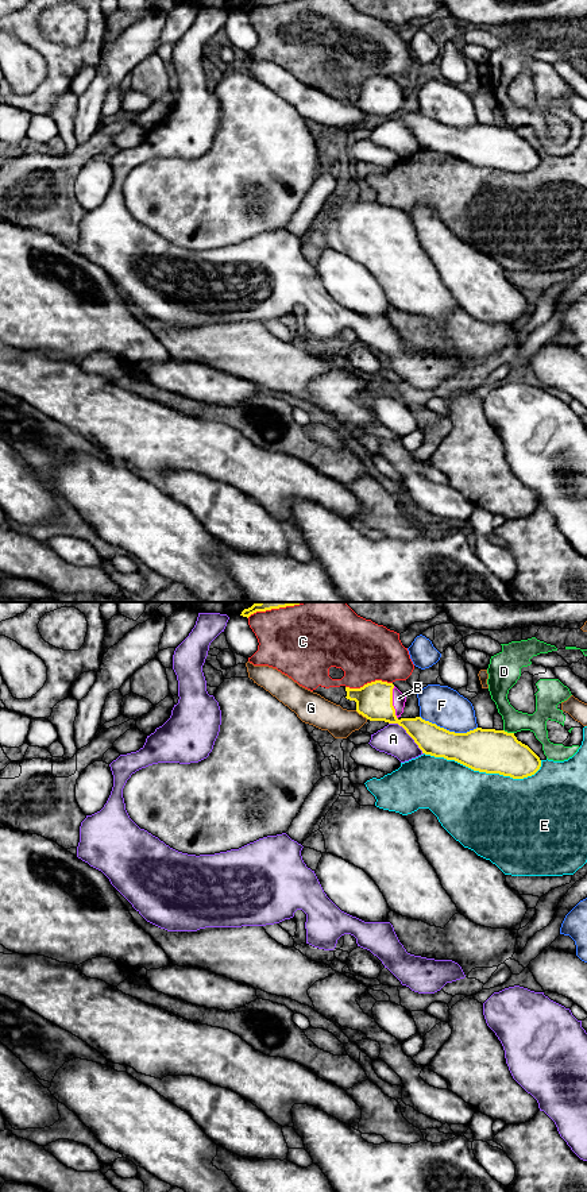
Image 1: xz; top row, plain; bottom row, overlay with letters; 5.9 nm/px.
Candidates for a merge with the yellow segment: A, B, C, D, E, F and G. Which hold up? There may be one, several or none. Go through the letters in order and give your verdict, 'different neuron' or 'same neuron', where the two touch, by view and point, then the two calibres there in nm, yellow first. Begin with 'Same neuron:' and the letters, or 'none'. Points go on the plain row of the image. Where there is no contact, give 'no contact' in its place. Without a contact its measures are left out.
Same neuron: B
A: different neuron; contact xz (408, 128); calibres 190 and 180 nm
B: same neuron; contact xz (392, 97); calibres 220 and 80 nm
C: different neuron; contact xz (369, 78); calibres 220 and 360 nm
D: different neuron; contact xz (509, 128); calibres 260 and 130 nm
E: different neuron; contact xz (483, 166); calibres 260 and 480 nm
F: different neuron; contact xz (448, 126); calibres 260 and 240 nm
G: different neuron; contact xz (362, 110); calibres 220 and 180 nm

